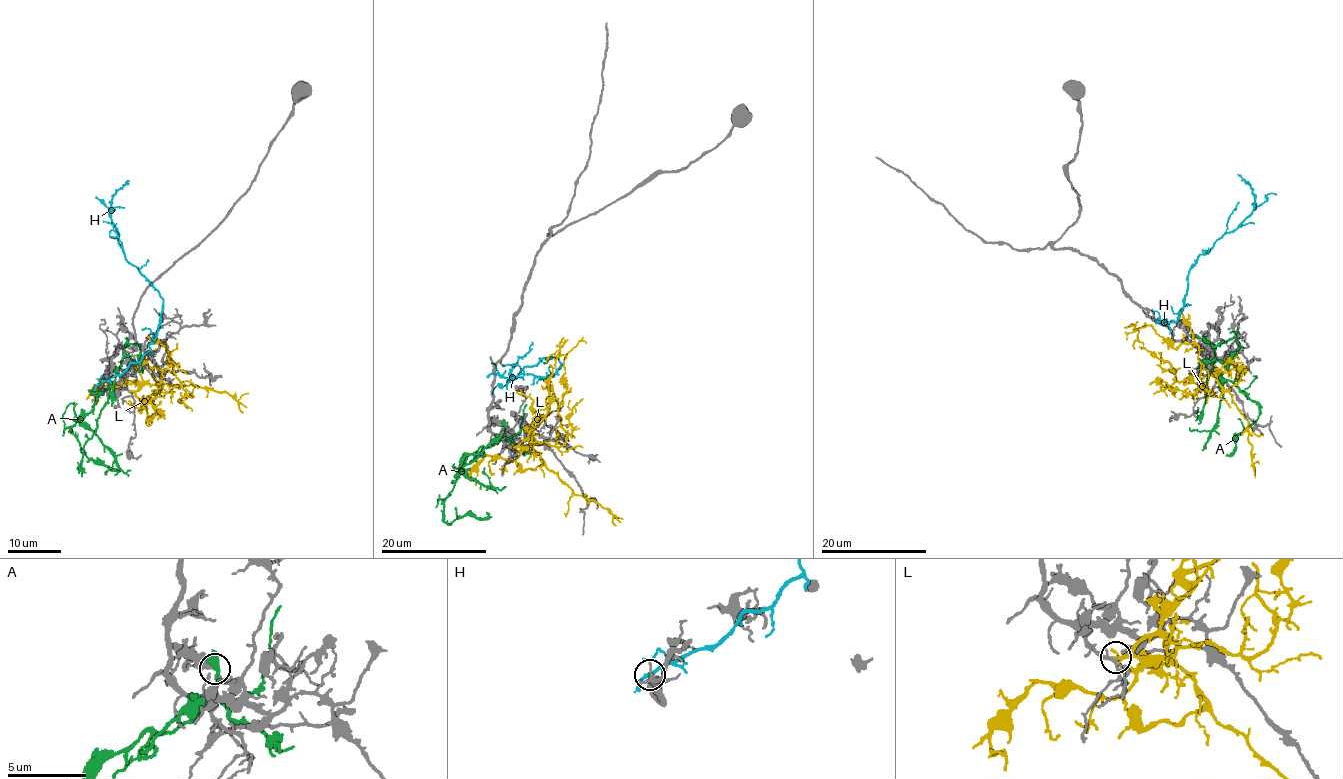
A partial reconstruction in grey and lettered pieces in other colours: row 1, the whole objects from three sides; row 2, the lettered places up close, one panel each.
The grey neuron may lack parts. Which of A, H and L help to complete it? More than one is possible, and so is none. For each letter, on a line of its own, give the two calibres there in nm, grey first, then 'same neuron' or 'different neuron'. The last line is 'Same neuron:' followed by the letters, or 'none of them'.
A: 400/650 nm | different neuron
H: 320/190 nm | different neuron
L: 190/170 nm | same neuron
Same neuron: L

